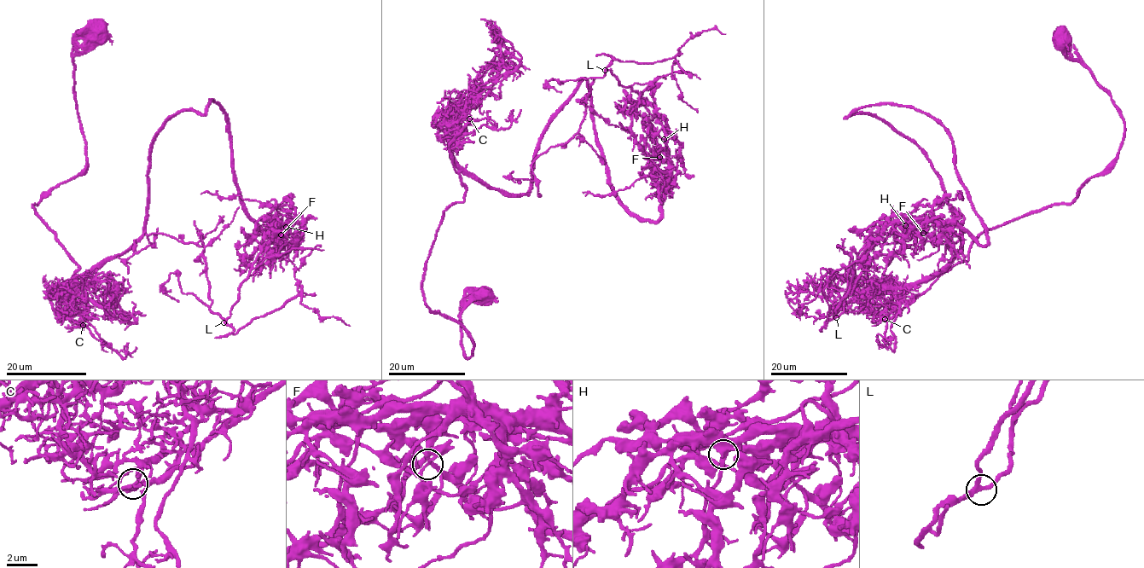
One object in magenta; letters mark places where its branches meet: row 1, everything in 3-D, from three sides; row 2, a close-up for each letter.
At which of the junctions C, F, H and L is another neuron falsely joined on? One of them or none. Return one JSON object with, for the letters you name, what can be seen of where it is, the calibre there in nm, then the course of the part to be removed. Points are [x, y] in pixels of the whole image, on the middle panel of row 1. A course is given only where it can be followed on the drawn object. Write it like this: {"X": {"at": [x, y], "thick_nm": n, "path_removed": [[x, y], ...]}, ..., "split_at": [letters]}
{"F": {"at": [659, 157], "thick_nm": 120, "path_removed": [[659, 157], [646, 105], [607, 69], [591, 78], [578, 130], [537, 158], [533, 181], [513, 178], [513, 173]]}, "split_at": ["F"]}

